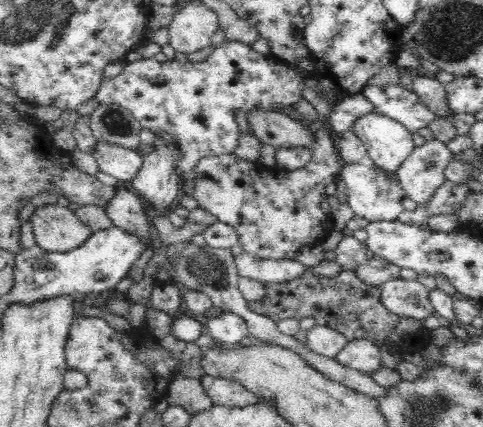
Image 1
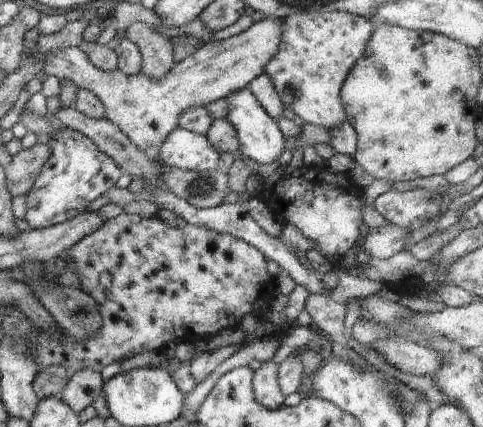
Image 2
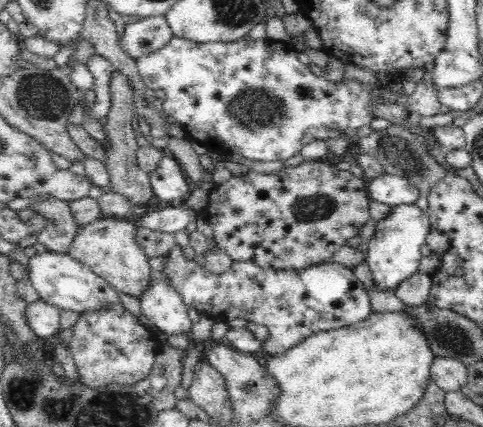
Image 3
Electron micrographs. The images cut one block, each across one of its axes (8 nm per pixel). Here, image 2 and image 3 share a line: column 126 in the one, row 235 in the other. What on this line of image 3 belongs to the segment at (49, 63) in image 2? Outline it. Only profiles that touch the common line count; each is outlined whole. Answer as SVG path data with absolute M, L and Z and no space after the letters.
M100 218L92 224L80 226L68 254L108 280L108 284L112 284L118 294L142 298L144 290L152 284L152 268L150 258L136 242L136 228L142 228L140 222L128 222L124 218Z

